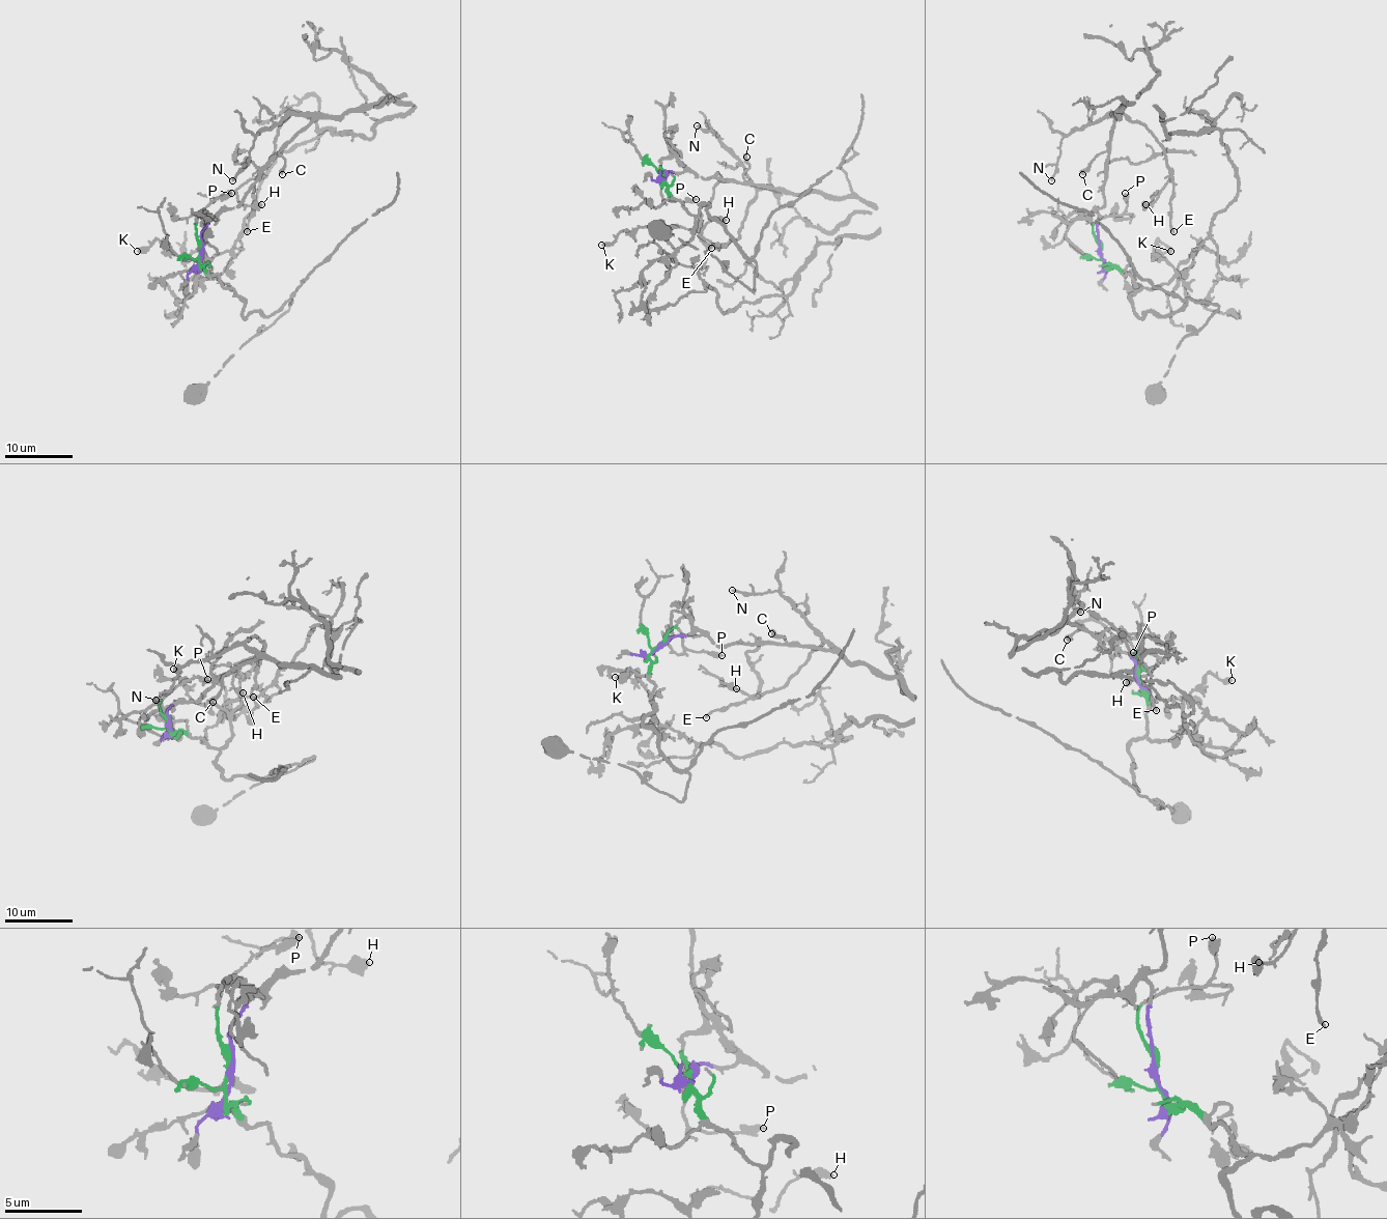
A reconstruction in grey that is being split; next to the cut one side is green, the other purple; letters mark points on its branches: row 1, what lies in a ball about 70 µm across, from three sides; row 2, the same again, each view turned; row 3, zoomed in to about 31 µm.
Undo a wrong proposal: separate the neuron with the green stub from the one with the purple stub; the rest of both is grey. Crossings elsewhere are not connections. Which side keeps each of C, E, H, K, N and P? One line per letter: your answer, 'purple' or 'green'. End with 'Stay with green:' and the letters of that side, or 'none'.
C: purple
E: purple
H: purple
K: green
N: purple
P: green
Stay with green: K, P

